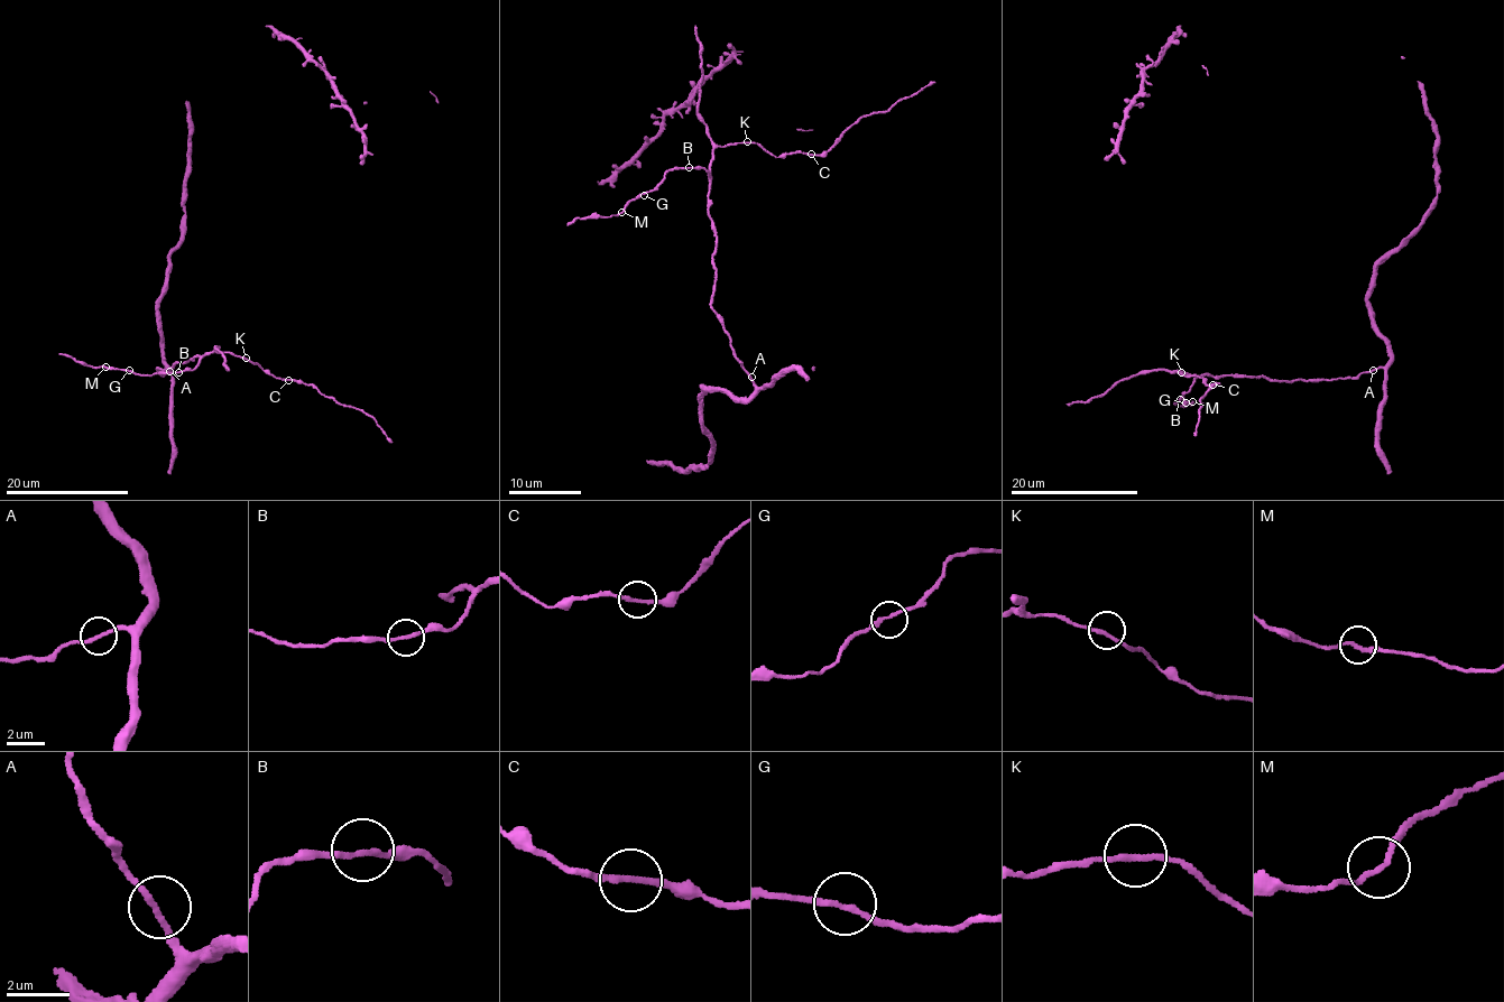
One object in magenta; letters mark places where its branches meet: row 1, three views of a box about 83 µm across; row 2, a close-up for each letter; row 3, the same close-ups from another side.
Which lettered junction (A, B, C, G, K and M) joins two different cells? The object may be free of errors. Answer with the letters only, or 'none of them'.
none of them

